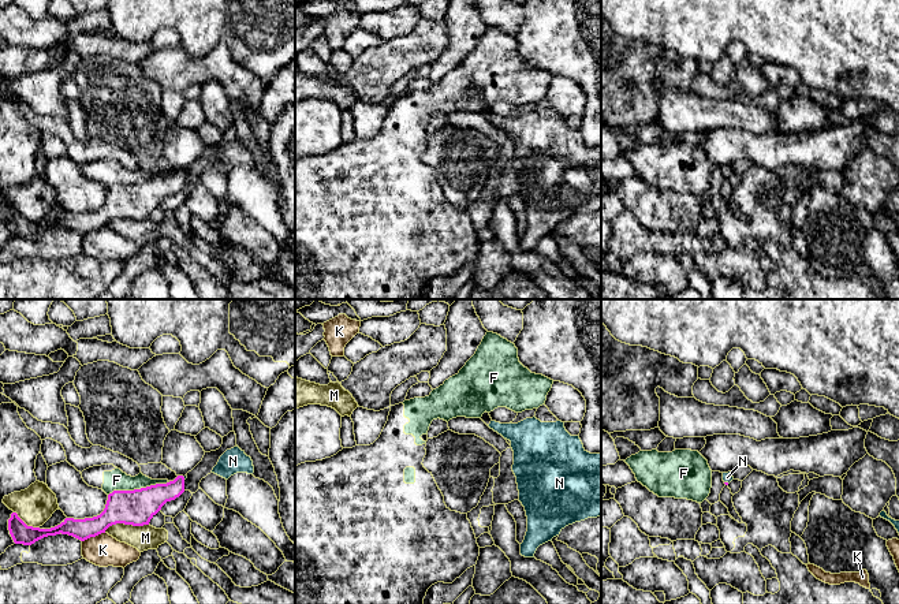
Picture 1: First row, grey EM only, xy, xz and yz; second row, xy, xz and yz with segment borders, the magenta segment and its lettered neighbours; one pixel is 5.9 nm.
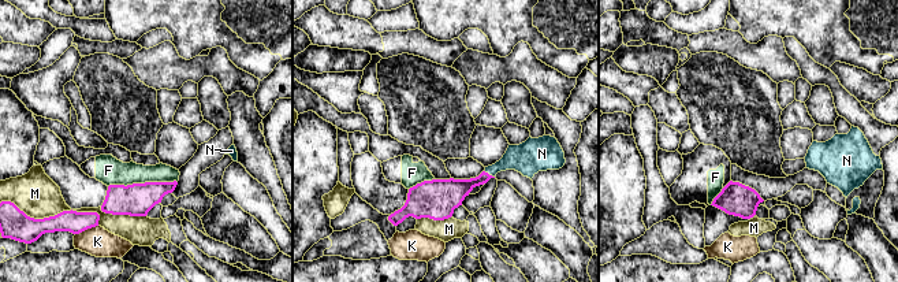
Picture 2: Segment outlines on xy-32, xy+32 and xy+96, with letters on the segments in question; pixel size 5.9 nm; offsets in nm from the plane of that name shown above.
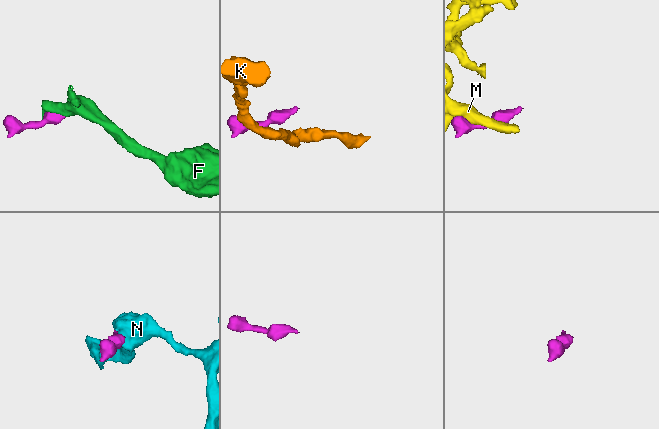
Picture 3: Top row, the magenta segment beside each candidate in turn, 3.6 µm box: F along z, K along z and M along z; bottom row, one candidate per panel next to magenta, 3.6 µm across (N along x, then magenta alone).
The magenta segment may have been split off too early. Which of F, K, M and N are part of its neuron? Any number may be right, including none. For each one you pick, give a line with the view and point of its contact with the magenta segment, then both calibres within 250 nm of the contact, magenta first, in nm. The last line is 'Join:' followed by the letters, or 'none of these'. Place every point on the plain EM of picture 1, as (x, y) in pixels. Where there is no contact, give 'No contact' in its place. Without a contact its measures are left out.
N: Touches magenta at yz (727, 176). Thickness 20 nm (magenta) against 60 nm
Join: N

